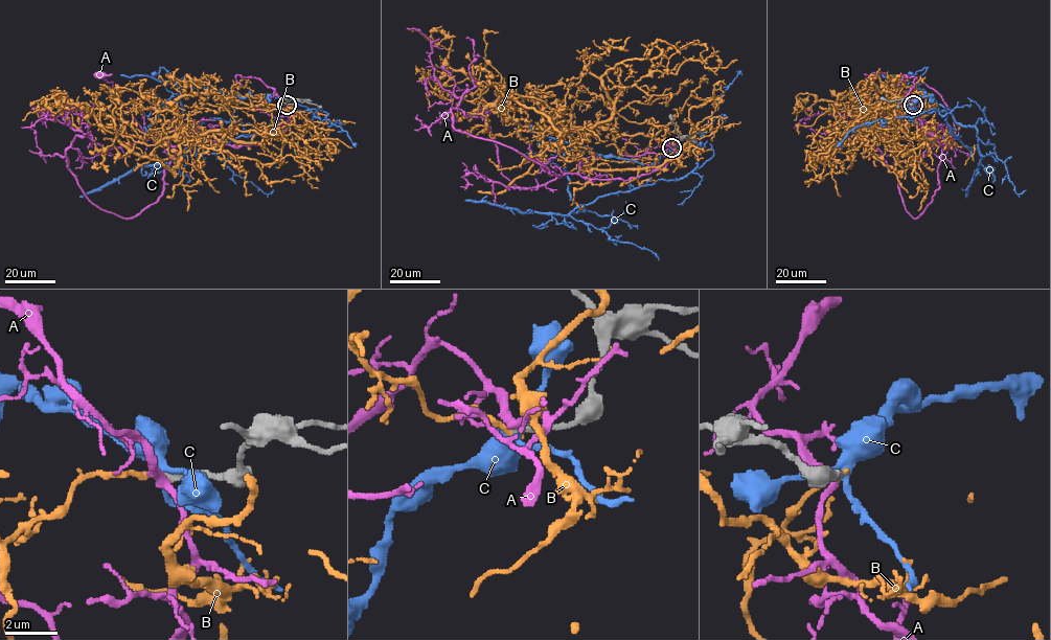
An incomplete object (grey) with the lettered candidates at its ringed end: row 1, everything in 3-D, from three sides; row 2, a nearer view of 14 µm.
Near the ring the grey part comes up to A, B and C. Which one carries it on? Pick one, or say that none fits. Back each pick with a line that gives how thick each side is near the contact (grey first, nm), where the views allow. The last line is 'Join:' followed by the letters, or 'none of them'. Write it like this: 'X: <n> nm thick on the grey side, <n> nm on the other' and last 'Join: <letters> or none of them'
Join: none of them

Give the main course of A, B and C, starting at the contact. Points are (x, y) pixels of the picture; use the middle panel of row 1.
A: (672, 147), (670, 159), (648, 174), (623, 180), (565, 174), (537, 189), (527, 189), (502, 174), (485, 112)
B: (672, 147), (597, 127), (560, 137), (544, 115), (454, 71), (438, 29), (438, 45)
C: (672, 147), (649, 166), (570, 149), (568, 190), (584, 208), (572, 211), (688, 175), (716, 99), (741, 71)

